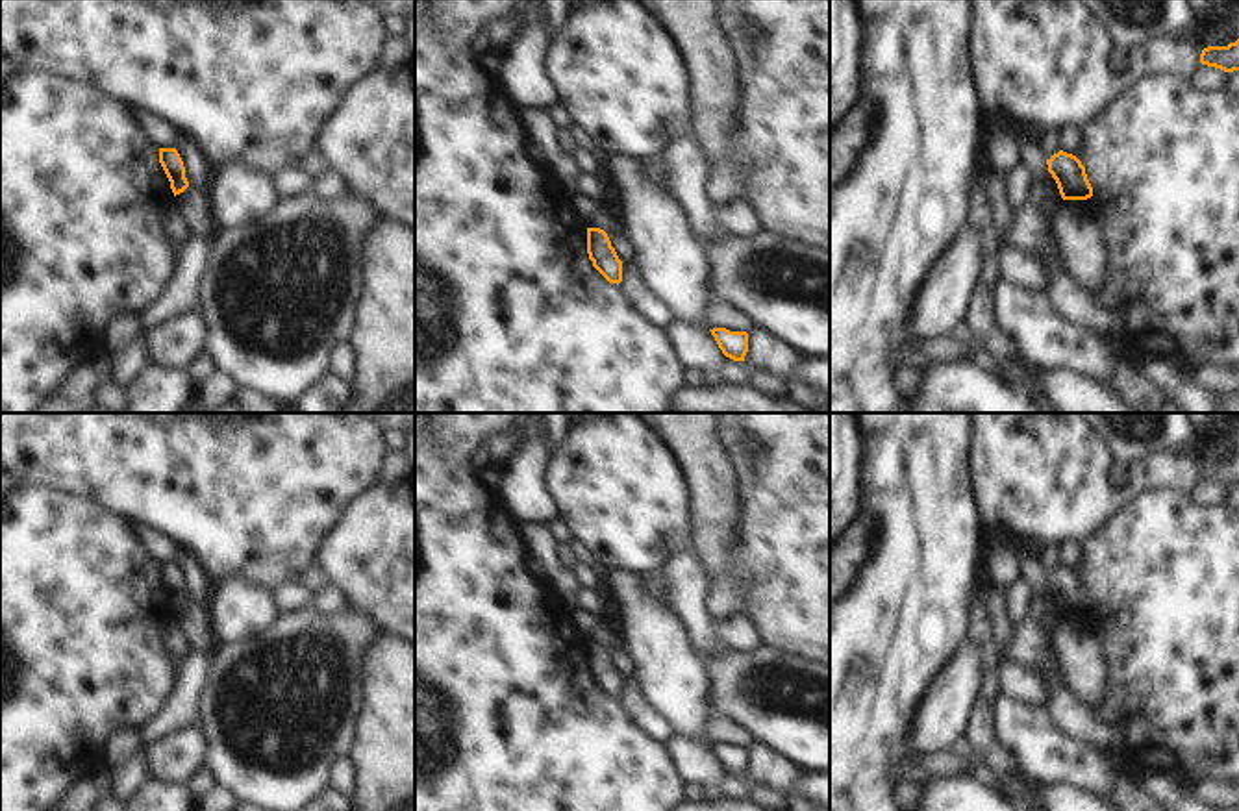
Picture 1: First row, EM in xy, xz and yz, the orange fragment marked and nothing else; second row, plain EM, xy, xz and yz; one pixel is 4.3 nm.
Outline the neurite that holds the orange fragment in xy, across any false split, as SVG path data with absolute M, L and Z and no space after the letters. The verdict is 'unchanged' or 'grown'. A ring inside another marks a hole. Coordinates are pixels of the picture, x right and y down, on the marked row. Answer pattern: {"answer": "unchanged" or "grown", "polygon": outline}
{"answer": "unchanged", "polygon": "M159 148L159 163L170 181L170 189L176 194L189 187L185 178L185 167L176 148Z"}

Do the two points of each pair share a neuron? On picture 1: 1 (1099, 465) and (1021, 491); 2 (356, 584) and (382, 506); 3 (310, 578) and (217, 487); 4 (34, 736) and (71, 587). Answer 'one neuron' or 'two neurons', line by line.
1: one neuron
2: one neuron
3: two neurons
4: one neuron

